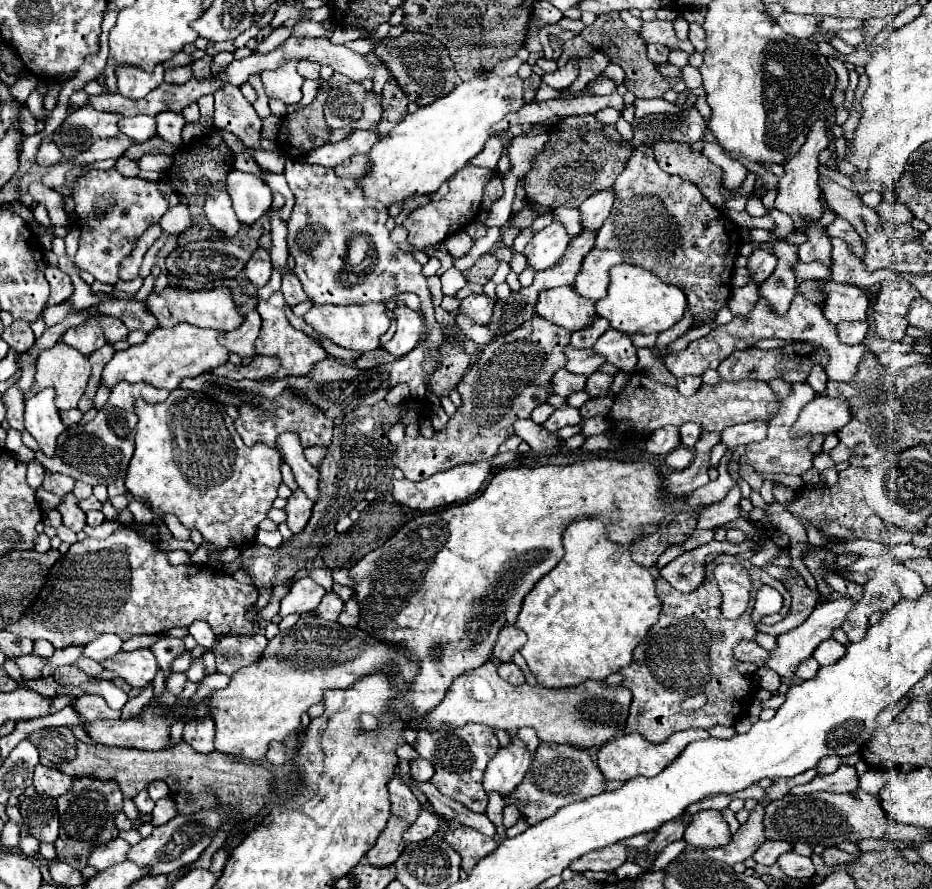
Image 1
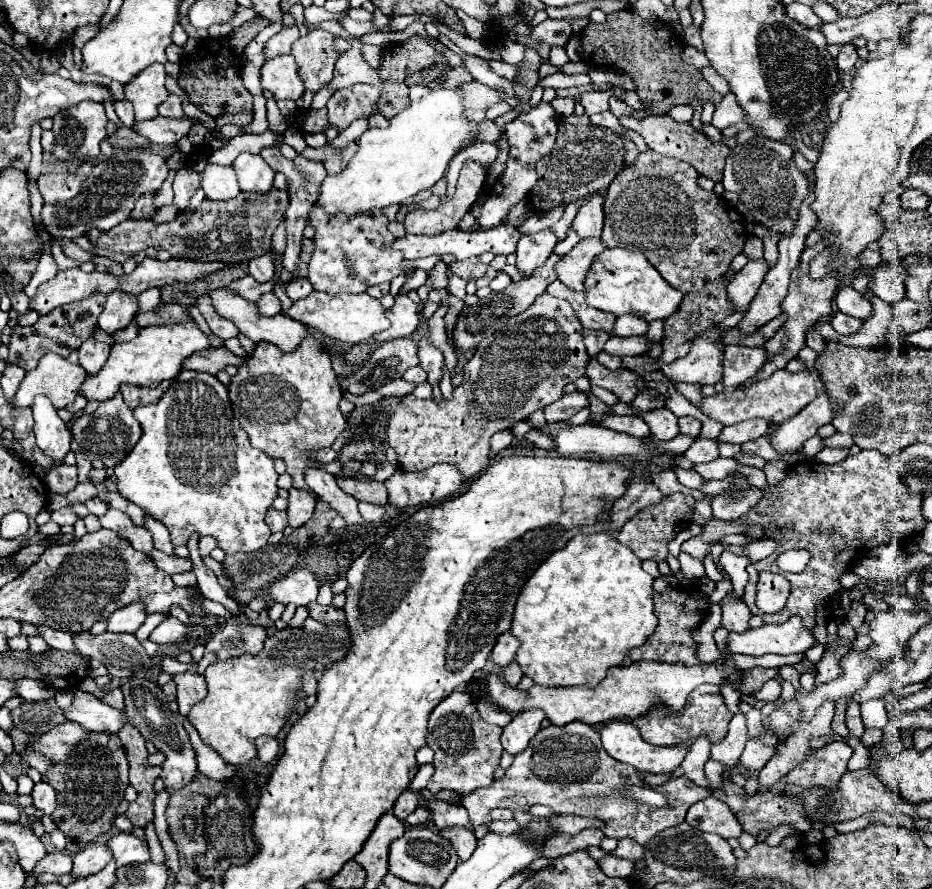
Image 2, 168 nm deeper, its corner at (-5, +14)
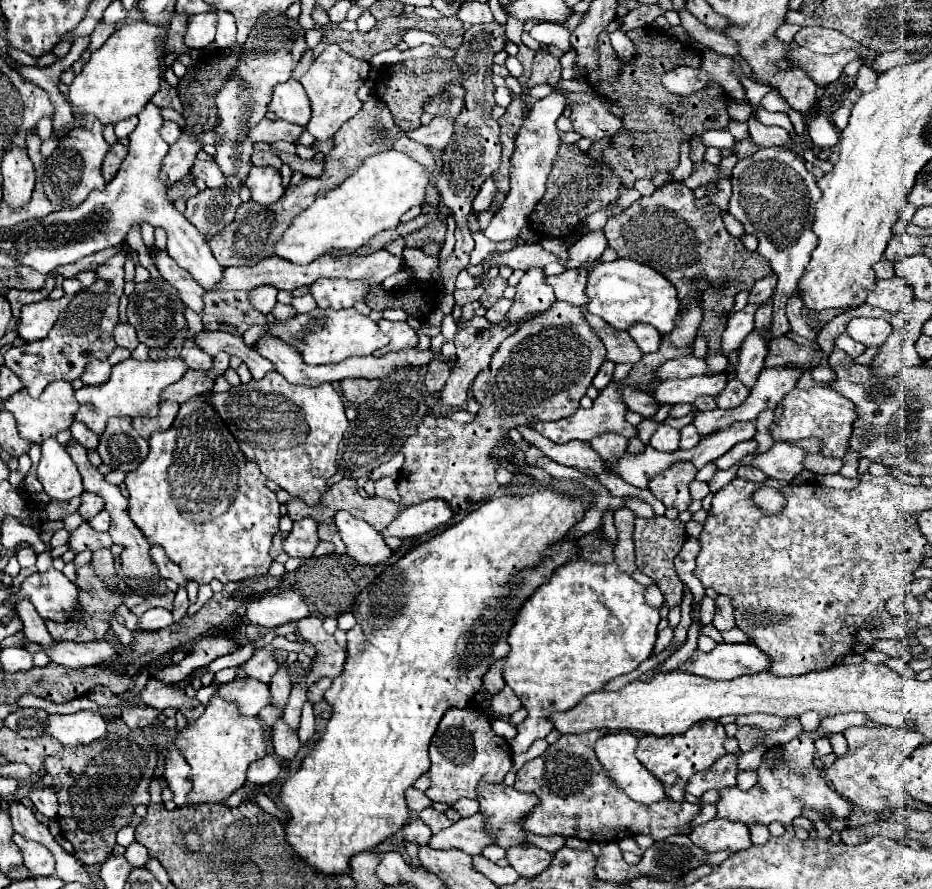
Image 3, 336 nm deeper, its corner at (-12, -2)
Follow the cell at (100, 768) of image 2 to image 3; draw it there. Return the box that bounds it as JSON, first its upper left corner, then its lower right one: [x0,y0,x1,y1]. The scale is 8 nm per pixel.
[44,718,158,866]

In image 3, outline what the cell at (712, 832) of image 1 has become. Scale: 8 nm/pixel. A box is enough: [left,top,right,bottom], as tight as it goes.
[690,818,752,852]

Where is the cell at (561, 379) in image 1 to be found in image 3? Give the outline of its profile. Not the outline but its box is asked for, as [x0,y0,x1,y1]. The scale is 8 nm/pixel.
[622,388,660,418]

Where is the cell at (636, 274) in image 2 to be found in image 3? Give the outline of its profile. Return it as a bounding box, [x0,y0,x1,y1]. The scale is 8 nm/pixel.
[586,258,680,334]

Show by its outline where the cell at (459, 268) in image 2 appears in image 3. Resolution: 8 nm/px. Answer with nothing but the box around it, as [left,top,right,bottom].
[454,286,482,306]

